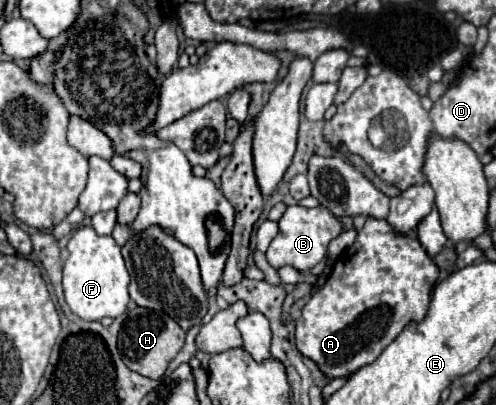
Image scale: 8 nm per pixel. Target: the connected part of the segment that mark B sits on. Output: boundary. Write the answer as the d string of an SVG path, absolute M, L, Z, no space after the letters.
M300 204L288 206L284 216L278 220L278 226L280 226L280 232L272 240L272 244L266 252L266 258L274 268L280 268L280 266L288 264L288 266L298 268L300 272L308 272L318 262L322 262L328 254L330 240L338 238L344 232L344 226L342 226L340 218L334 216L324 206L316 206L316 208L304 208Z

